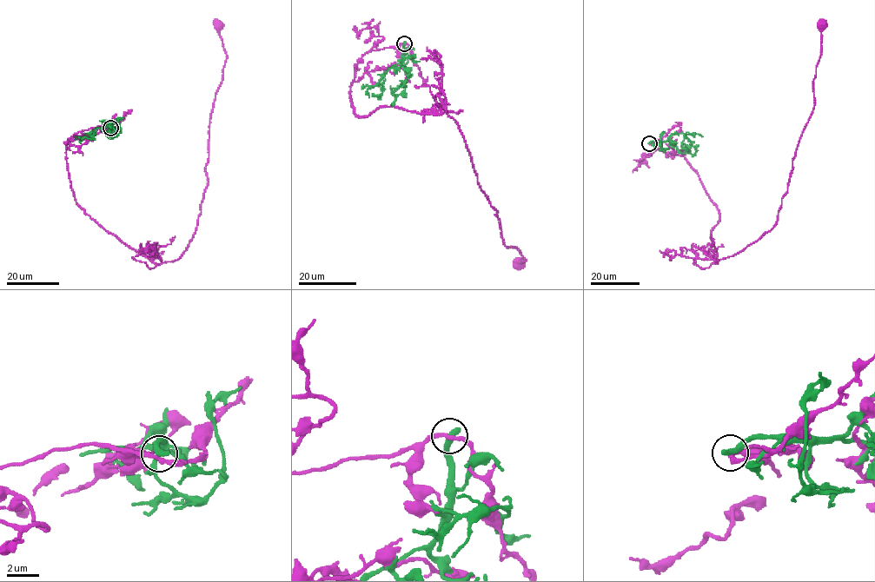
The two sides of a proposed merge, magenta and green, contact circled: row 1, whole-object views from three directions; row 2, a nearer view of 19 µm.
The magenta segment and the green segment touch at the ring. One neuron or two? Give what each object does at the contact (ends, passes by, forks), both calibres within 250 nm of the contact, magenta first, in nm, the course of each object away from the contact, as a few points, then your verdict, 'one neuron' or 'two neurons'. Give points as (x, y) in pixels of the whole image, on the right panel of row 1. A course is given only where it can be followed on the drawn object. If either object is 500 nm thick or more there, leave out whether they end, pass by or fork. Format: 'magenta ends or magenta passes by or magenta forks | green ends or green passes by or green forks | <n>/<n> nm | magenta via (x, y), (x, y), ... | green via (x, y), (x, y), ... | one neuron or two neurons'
magenta passes by | green ends | 240/460 nm | magenta via (649, 143), (682, 155), (716, 206), (715, 261), (758, 240), (777, 221), (814, 104), (821, 26) | green via (649, 143), (672, 142), (682, 153), (686, 145), (696, 146), (697, 149) | two neurons

